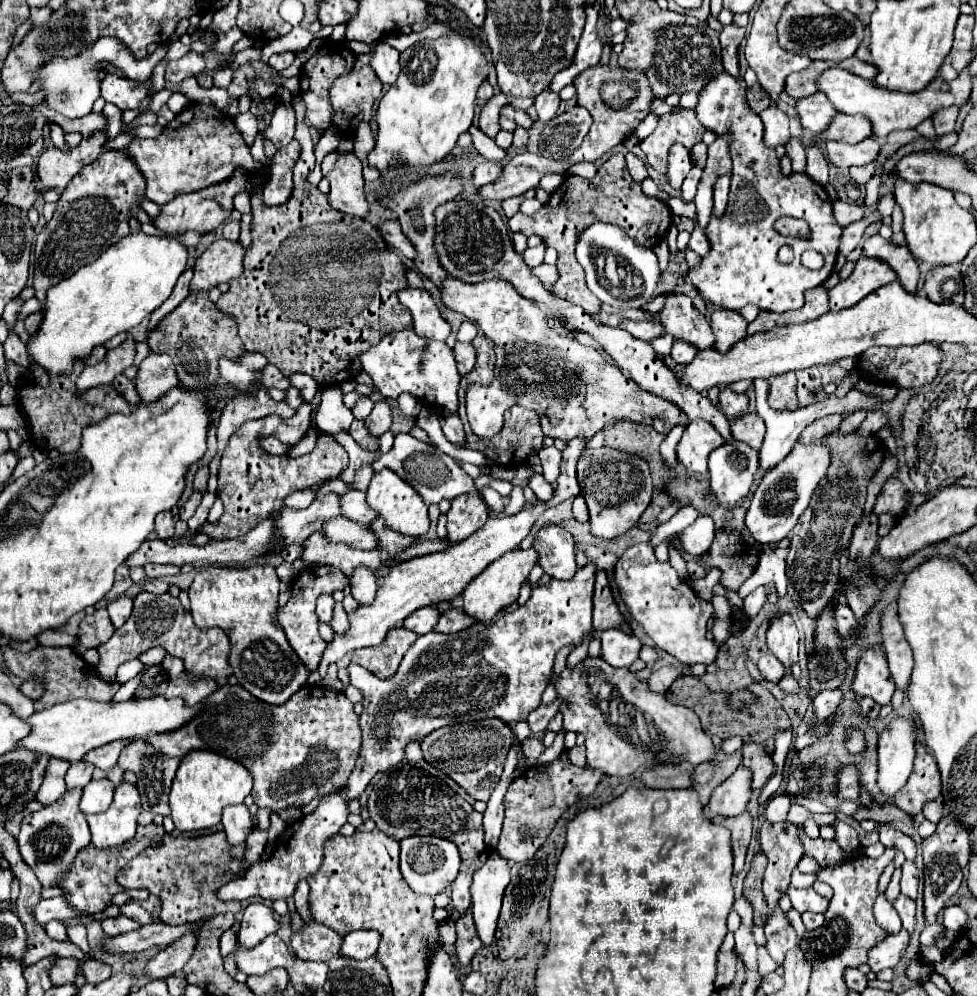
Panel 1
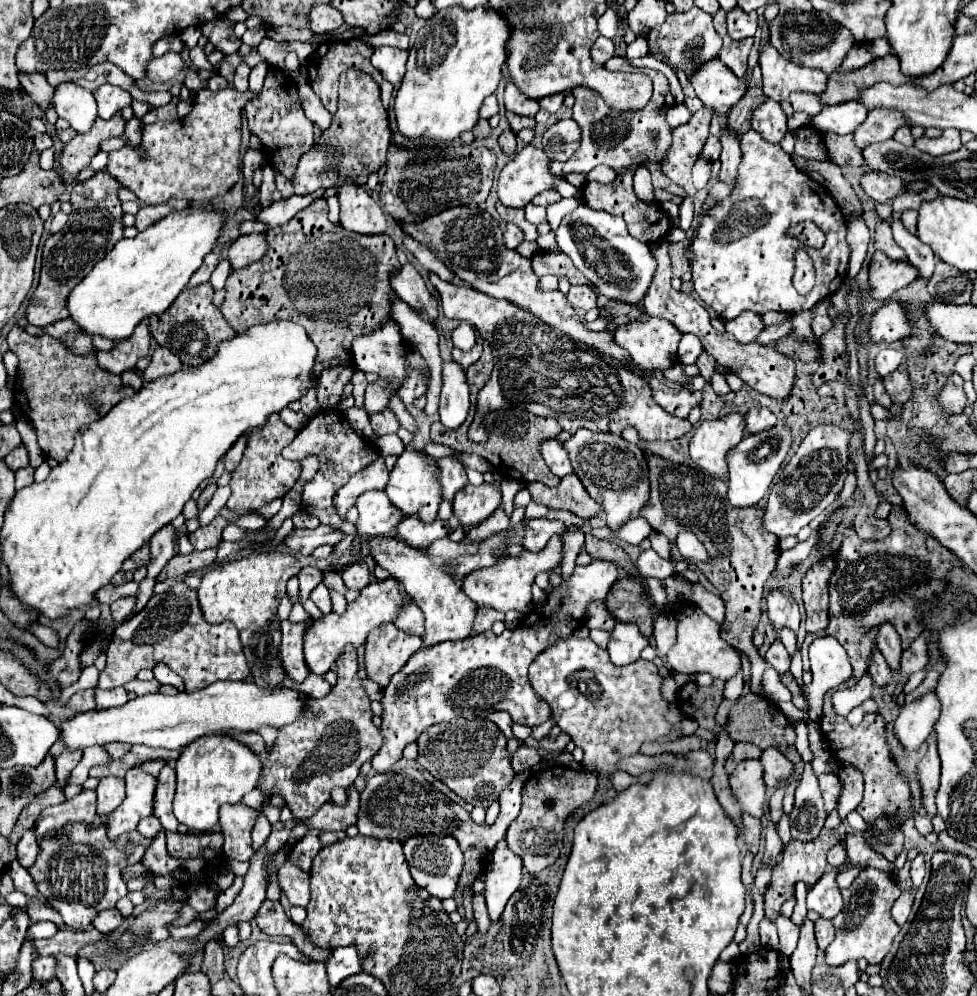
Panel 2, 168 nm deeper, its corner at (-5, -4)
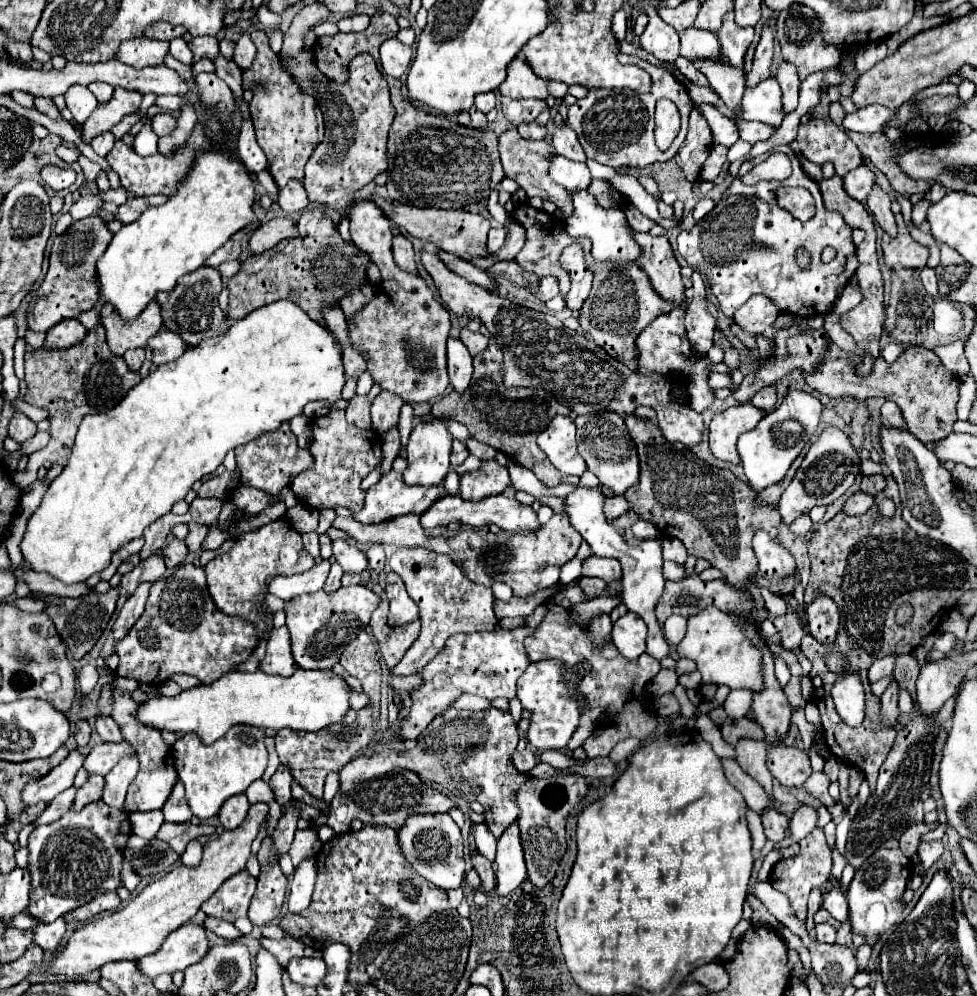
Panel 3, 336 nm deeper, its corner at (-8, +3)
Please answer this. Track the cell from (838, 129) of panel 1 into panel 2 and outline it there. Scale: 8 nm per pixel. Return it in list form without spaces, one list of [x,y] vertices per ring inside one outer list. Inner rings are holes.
[[[876,108],[868,114],[866,122],[858,126],[858,130],[854,132],[854,140],[860,148],[866,148],[870,144],[890,140],[900,126],[906,126],[906,118],[902,112],[892,108]]]

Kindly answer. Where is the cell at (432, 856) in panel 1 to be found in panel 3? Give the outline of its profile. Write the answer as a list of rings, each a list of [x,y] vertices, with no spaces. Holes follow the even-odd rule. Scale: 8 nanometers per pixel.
[[[415,815],[399,829],[399,847],[413,869],[433,885],[449,891],[457,889],[465,877],[461,829],[449,815]]]

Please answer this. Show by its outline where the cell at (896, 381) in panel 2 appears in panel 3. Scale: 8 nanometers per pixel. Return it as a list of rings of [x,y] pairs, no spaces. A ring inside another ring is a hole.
[[[907,347],[903,355],[893,363],[885,363],[881,357],[875,361],[873,373],[869,377],[855,377],[855,367],[849,365],[845,357],[833,359],[825,357],[821,367],[815,373],[803,373],[807,385],[819,393],[827,393],[829,397],[885,397],[899,405],[903,411],[903,417],[907,421],[909,433],[913,433],[919,441],[931,443],[939,441],[941,437],[947,437],[953,429],[953,423],[957,421],[957,399],[959,399],[959,377],[955,377],[941,361],[939,357],[923,347]]]

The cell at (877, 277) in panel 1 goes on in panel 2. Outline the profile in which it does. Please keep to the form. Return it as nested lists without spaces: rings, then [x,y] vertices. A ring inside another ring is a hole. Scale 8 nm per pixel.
[[[876,252],[870,262],[870,296],[886,300],[916,278],[918,270],[910,262],[890,260],[886,254]]]

